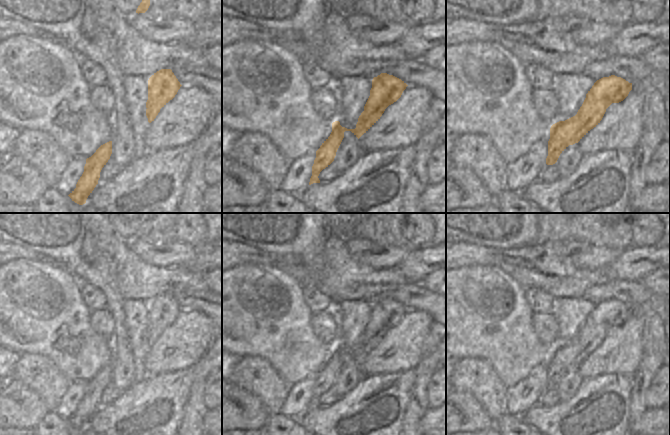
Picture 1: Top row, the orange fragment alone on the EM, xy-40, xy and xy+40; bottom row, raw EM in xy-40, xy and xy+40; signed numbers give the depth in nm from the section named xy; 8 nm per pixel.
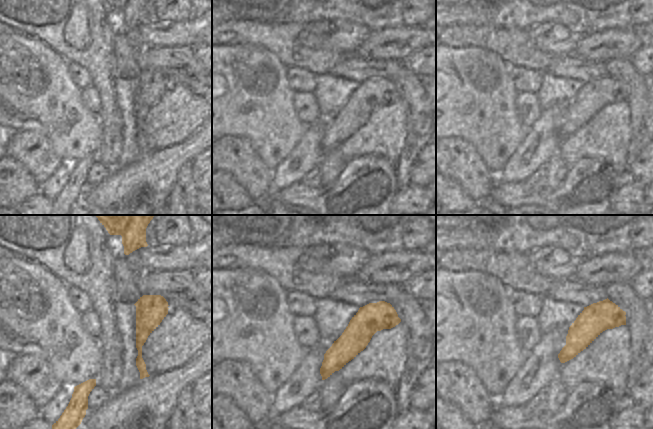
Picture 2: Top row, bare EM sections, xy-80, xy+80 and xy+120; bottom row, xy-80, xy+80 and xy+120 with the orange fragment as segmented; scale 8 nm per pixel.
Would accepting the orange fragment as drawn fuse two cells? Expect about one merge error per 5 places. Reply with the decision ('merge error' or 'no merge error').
merge error

